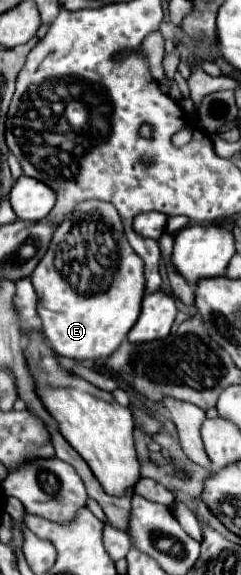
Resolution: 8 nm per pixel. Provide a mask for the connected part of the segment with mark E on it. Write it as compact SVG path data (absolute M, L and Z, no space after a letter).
M97 200L79 204L77 210L73 210L73 214L55 230L49 252L33 270L31 282L39 296L37 314L43 320L43 336L53 346L57 356L77 362L95 362L111 356L119 348L139 318L139 302L145 292L141 258L133 252L133 248L129 248L117 210L113 204Z

